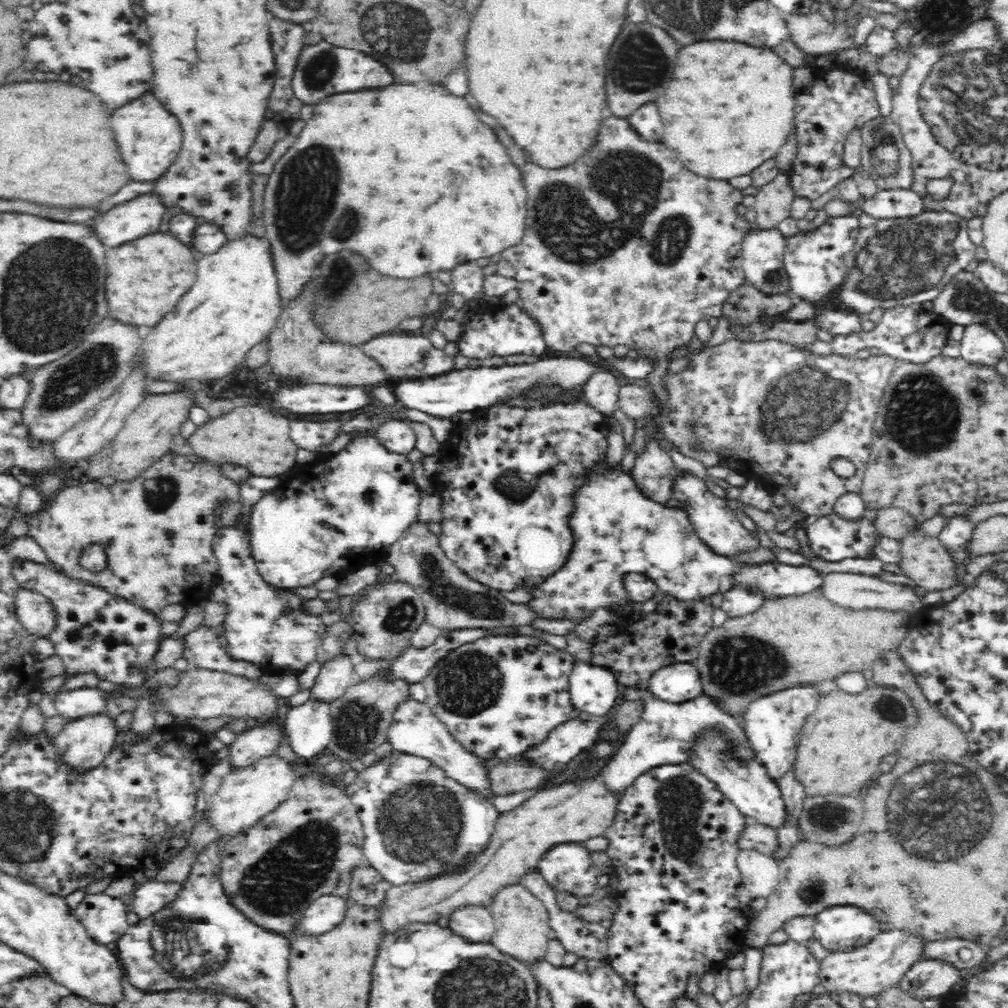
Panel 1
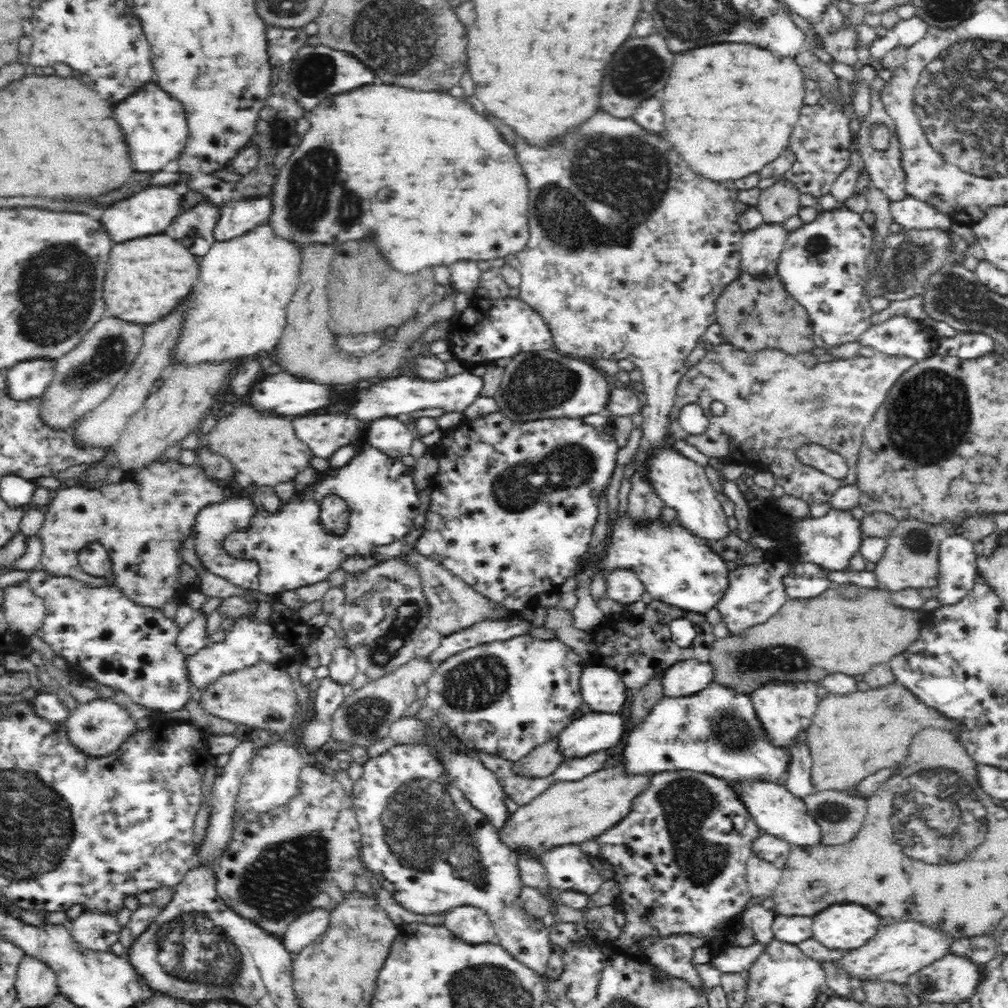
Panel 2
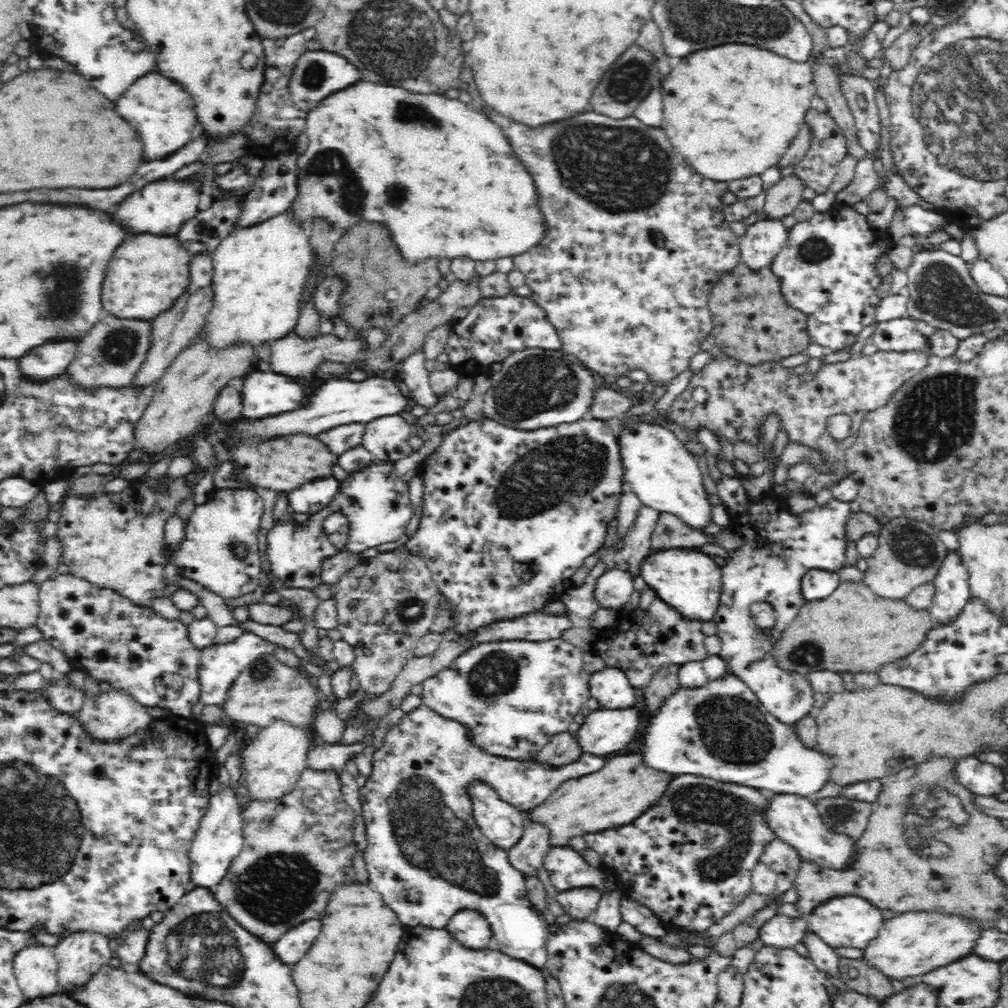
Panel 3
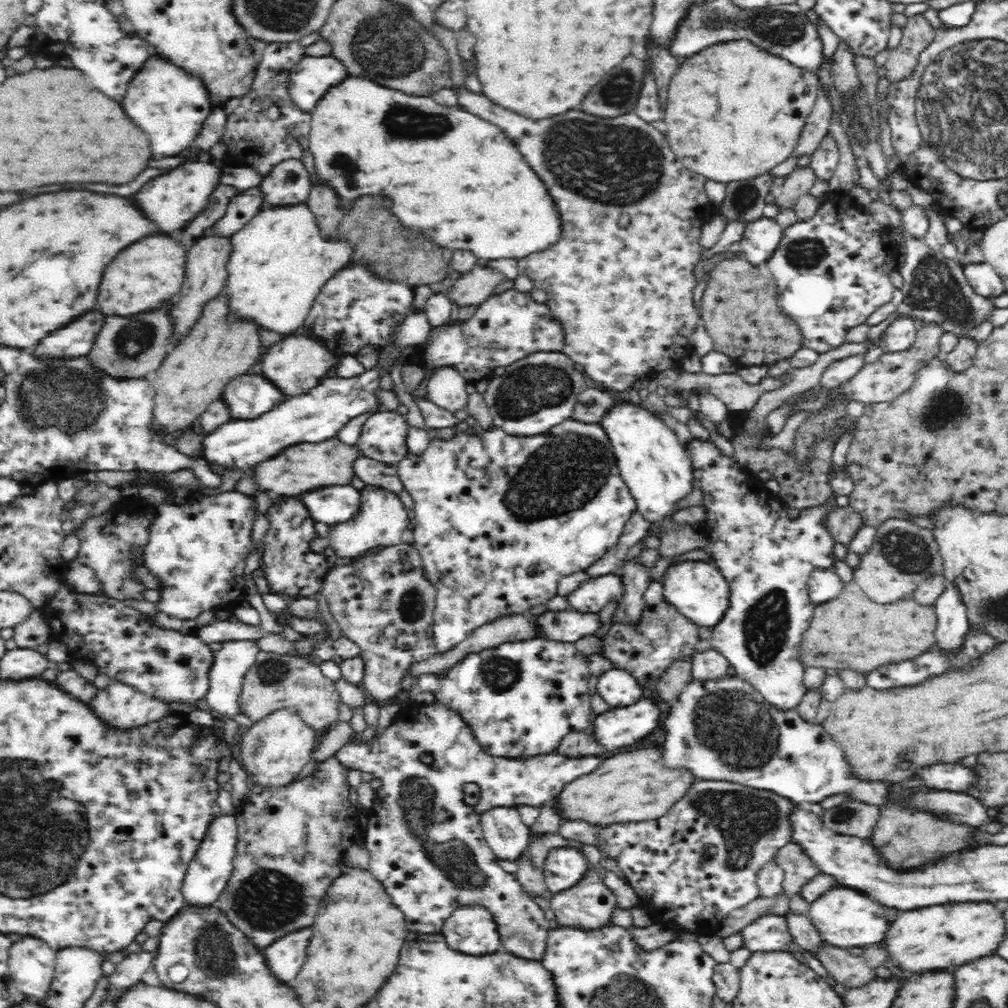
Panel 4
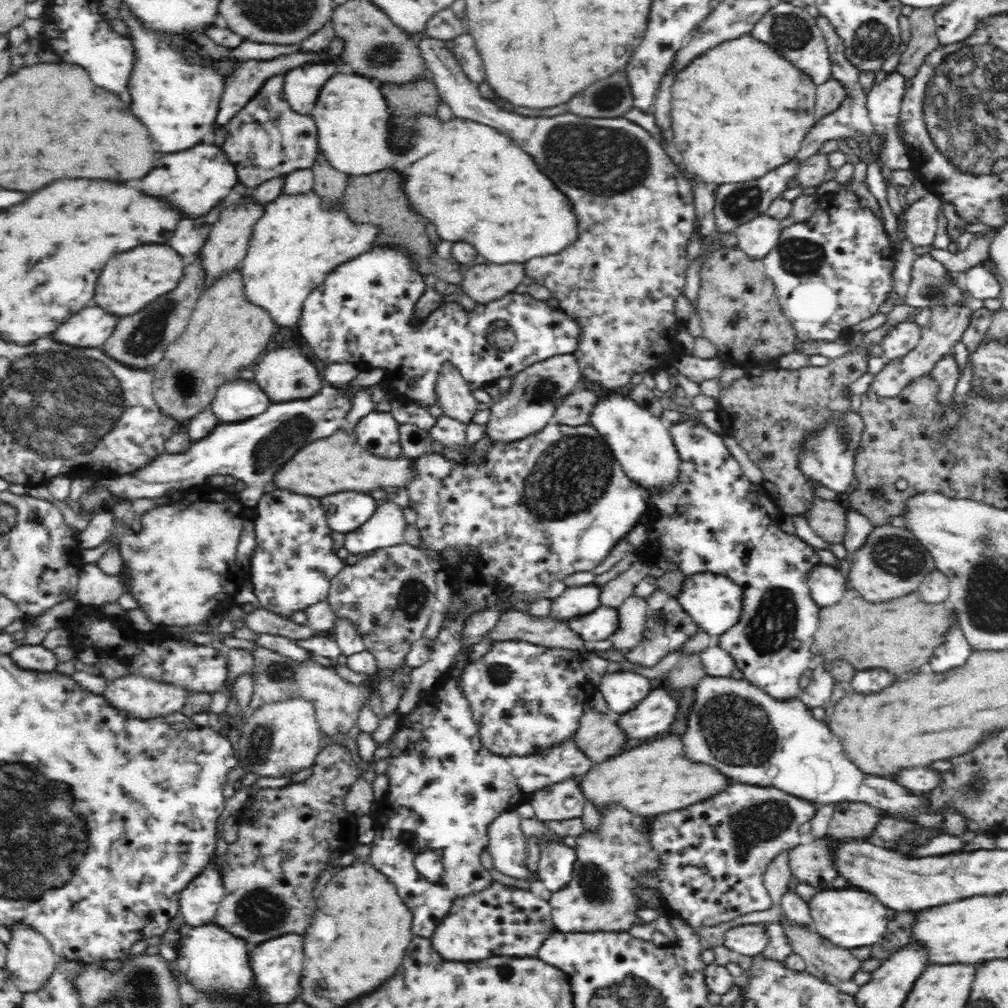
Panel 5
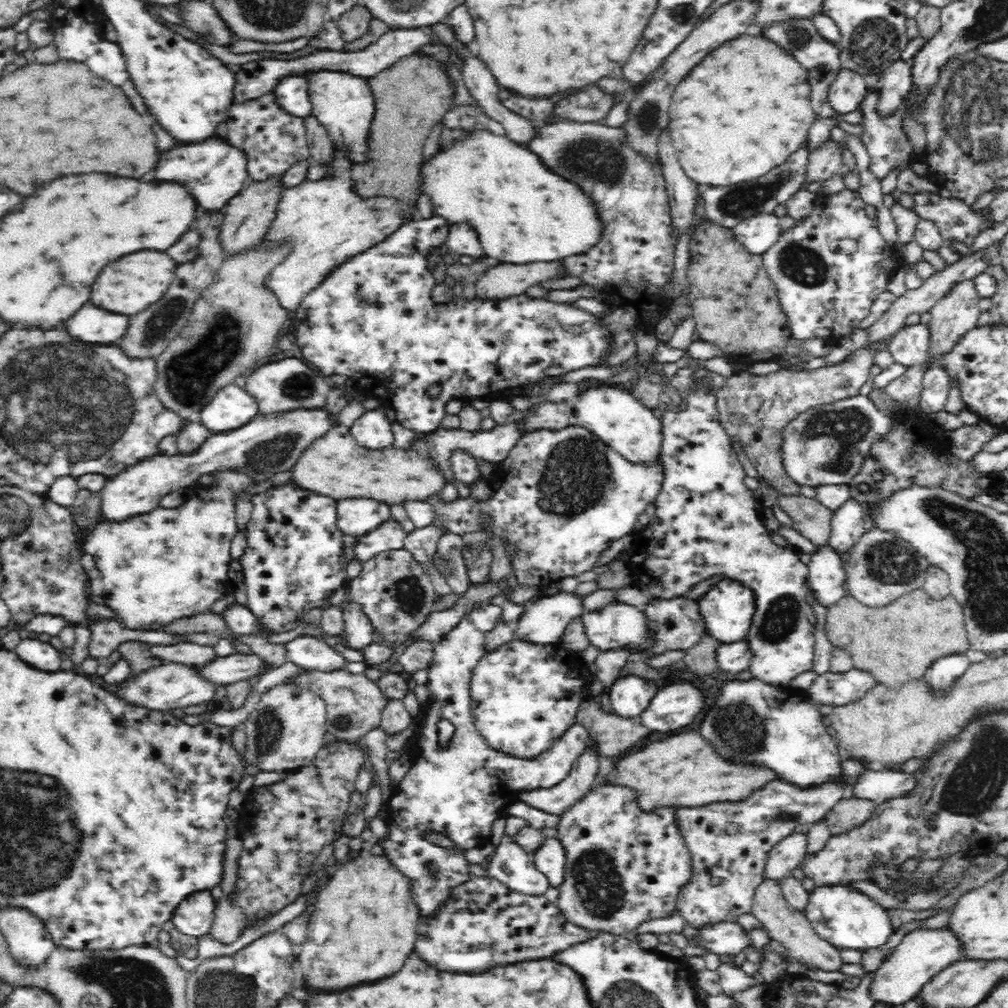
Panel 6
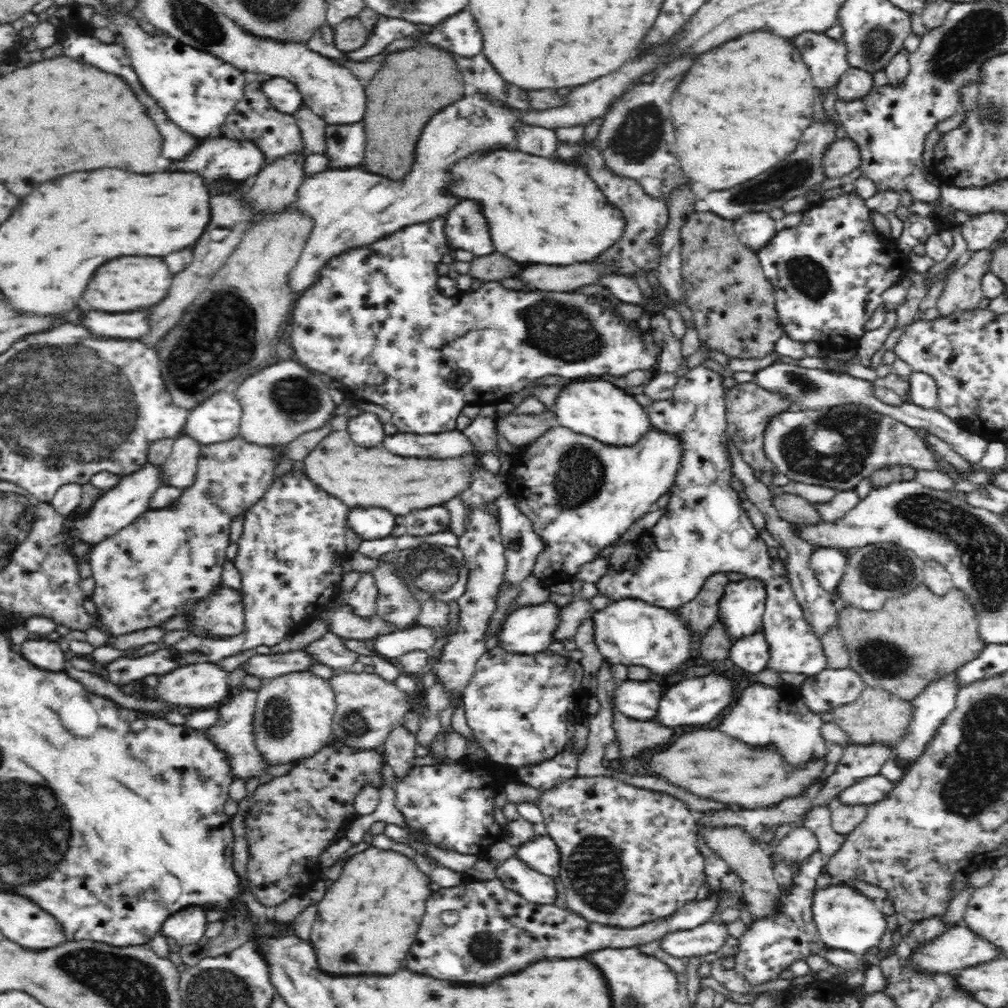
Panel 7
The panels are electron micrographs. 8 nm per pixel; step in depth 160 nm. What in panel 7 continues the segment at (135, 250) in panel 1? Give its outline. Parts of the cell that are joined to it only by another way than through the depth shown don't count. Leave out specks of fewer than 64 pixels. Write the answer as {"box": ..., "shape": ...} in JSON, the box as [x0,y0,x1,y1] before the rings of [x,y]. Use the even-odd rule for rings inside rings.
{"box":[84,256,174,312],"shape":[[[158,256],[118,258],[118,260],[112,260],[112,262],[100,266],[100,270],[96,272],[96,278],[92,278],[92,282],[88,284],[84,298],[94,310],[102,310],[102,312],[144,310],[144,308],[160,302],[160,298],[164,298],[164,294],[172,286],[172,278],[174,278],[174,274],[170,272],[168,264]]]}

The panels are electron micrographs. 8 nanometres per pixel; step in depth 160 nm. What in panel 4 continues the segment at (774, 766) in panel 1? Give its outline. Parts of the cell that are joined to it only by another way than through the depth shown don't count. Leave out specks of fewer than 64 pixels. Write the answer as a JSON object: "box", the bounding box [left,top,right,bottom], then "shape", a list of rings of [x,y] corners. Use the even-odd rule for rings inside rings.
{"box":[686,438,839,713],"shape":[[[695,438],[690,445],[686,446],[686,450],[689,452],[694,467],[694,488],[702,488],[705,493],[703,506],[707,508],[706,519],[700,524],[700,530],[710,539],[710,542],[708,542],[708,546],[706,546],[704,550],[710,555],[710,562],[725,576],[729,588],[729,607],[723,614],[723,617],[712,627],[712,638],[710,639],[712,646],[724,656],[725,660],[729,662],[729,666],[734,668],[735,676],[751,684],[757,692],[765,698],[765,702],[772,705],[774,709],[780,711],[780,713],[797,711],[804,700],[804,695],[809,691],[809,688],[806,688],[803,681],[805,668],[801,665],[799,658],[797,658],[797,646],[801,641],[801,634],[805,631],[805,628],[809,625],[809,620],[812,618],[812,606],[814,606],[809,599],[807,582],[814,570],[831,569],[837,562],[837,558],[834,556],[836,539],[834,539],[834,535],[828,531],[828,525],[826,525],[828,514],[839,507],[838,502],[836,502],[837,496],[833,494],[820,506],[800,509],[798,518],[788,518],[788,515],[786,515],[788,508],[780,504],[778,496],[770,493],[765,486],[762,486],[762,489],[757,492],[751,492],[750,488],[748,488],[746,470],[736,463],[734,458],[722,454],[712,442]]]}

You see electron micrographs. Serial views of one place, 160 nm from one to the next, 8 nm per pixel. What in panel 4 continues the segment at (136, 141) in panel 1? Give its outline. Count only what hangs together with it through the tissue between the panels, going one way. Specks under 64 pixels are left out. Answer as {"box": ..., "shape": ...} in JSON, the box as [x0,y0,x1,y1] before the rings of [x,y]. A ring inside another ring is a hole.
{"box":[122,58,212,156],"shape":[[[152,58],[150,62],[146,62],[146,68],[140,70],[130,82],[128,92],[122,100],[122,108],[126,116],[148,134],[152,154],[170,156],[190,146],[210,114],[212,104],[205,92],[205,86],[196,82],[196,78],[188,78],[188,74],[180,74],[176,66],[172,68],[168,66],[168,62]]]}

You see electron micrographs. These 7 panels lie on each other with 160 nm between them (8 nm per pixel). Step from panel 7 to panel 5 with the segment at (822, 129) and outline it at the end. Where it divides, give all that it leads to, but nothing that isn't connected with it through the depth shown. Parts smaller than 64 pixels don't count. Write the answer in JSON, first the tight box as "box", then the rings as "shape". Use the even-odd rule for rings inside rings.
{"box":[714,160,798,234],"shape":[[[792,160],[771,170],[760,178],[752,179],[748,182],[721,184],[720,188],[718,188],[718,194],[715,196],[714,214],[716,232],[718,234],[732,234],[738,226],[763,216],[772,200],[782,197],[782,192],[786,191],[793,184],[798,167],[798,162]]]}

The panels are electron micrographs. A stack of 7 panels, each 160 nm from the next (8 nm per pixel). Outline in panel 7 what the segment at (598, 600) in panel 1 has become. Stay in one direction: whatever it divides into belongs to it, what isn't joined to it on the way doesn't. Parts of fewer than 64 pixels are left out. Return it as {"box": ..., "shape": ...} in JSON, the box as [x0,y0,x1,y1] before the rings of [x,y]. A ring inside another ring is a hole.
{"box":[718,578,766,642],"shape":[[[757,578],[728,582],[721,594],[718,621],[734,642],[761,630],[766,593]]]}

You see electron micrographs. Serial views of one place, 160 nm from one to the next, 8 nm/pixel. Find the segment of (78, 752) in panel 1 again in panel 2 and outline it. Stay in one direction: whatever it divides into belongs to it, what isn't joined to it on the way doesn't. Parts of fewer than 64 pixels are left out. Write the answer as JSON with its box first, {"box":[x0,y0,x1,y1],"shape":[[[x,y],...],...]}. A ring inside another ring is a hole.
{"box":[64,698,135,758],"shape":[[[97,698],[86,703],[78,702],[74,712],[65,718],[64,725],[65,738],[77,752],[88,758],[100,758],[119,749],[120,744],[134,733],[135,719],[118,703]]]}

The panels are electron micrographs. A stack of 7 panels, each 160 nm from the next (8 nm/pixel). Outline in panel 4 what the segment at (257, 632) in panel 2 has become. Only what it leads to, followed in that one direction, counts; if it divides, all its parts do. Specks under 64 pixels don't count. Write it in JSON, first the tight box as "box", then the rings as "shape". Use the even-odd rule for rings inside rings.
{"box":[205,639,260,718],"shape":[[[254,639],[227,640],[221,642],[222,648],[213,653],[213,661],[207,672],[208,690],[205,694],[206,702],[212,708],[212,713],[226,718],[236,718],[239,714],[239,696],[241,686],[248,669],[256,662],[260,650],[258,641]]]}

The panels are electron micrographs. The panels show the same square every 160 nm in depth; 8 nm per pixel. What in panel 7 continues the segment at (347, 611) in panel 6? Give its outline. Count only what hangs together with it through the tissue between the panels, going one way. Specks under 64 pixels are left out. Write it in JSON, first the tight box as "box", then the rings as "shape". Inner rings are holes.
{"box":[344,573,377,620],"shape":[[[362,573],[354,588],[344,594],[344,602],[350,607],[352,614],[362,620],[370,620],[376,614],[375,598],[377,589],[369,573]]]}

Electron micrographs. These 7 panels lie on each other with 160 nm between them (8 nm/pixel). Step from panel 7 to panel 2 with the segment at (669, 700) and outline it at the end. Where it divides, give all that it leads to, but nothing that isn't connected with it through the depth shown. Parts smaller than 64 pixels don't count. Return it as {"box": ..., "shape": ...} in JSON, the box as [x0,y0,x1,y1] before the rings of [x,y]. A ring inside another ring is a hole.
{"box":[557,711,624,760],"shape":[[[582,711],[572,721],[569,722],[563,729],[559,730],[557,734],[557,752],[564,760],[574,758],[584,758],[592,751],[606,750],[610,746],[614,746],[624,730],[624,719],[620,714],[604,714],[591,713],[589,711]]]}

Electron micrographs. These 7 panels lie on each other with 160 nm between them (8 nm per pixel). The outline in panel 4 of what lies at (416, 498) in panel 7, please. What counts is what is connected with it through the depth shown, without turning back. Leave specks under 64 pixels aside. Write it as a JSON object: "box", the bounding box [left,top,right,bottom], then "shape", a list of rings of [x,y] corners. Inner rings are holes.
{"box":[252,438,360,497],"shape":[[[336,438],[318,442],[318,444],[296,444],[288,446],[276,456],[258,462],[252,468],[253,480],[259,485],[259,490],[276,493],[280,497],[297,497],[298,495],[312,491],[312,488],[322,486],[336,486],[350,484],[353,478],[352,460],[360,454],[356,454],[357,447],[342,446]]]}

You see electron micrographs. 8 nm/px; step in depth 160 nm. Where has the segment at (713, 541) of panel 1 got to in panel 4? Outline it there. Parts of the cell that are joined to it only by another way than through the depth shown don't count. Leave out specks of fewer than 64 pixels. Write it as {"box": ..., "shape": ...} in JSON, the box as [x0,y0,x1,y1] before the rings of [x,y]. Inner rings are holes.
{"box":[600,400,695,522],"shape":[[[622,400],[608,410],[600,424],[607,432],[617,467],[636,502],[637,512],[648,522],[658,522],[666,514],[678,511],[678,503],[695,490],[694,467],[686,446],[678,441],[667,423],[646,408]]]}

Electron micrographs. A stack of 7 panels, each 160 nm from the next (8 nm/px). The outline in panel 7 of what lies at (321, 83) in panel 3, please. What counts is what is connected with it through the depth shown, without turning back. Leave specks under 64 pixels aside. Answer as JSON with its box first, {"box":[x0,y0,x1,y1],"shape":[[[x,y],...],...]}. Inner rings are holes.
{"box":[261,78,305,115],"shape":[[[272,78],[264,84],[261,90],[268,95],[268,99],[280,112],[293,115],[305,106],[302,93],[294,83],[288,82],[286,78]]]}

